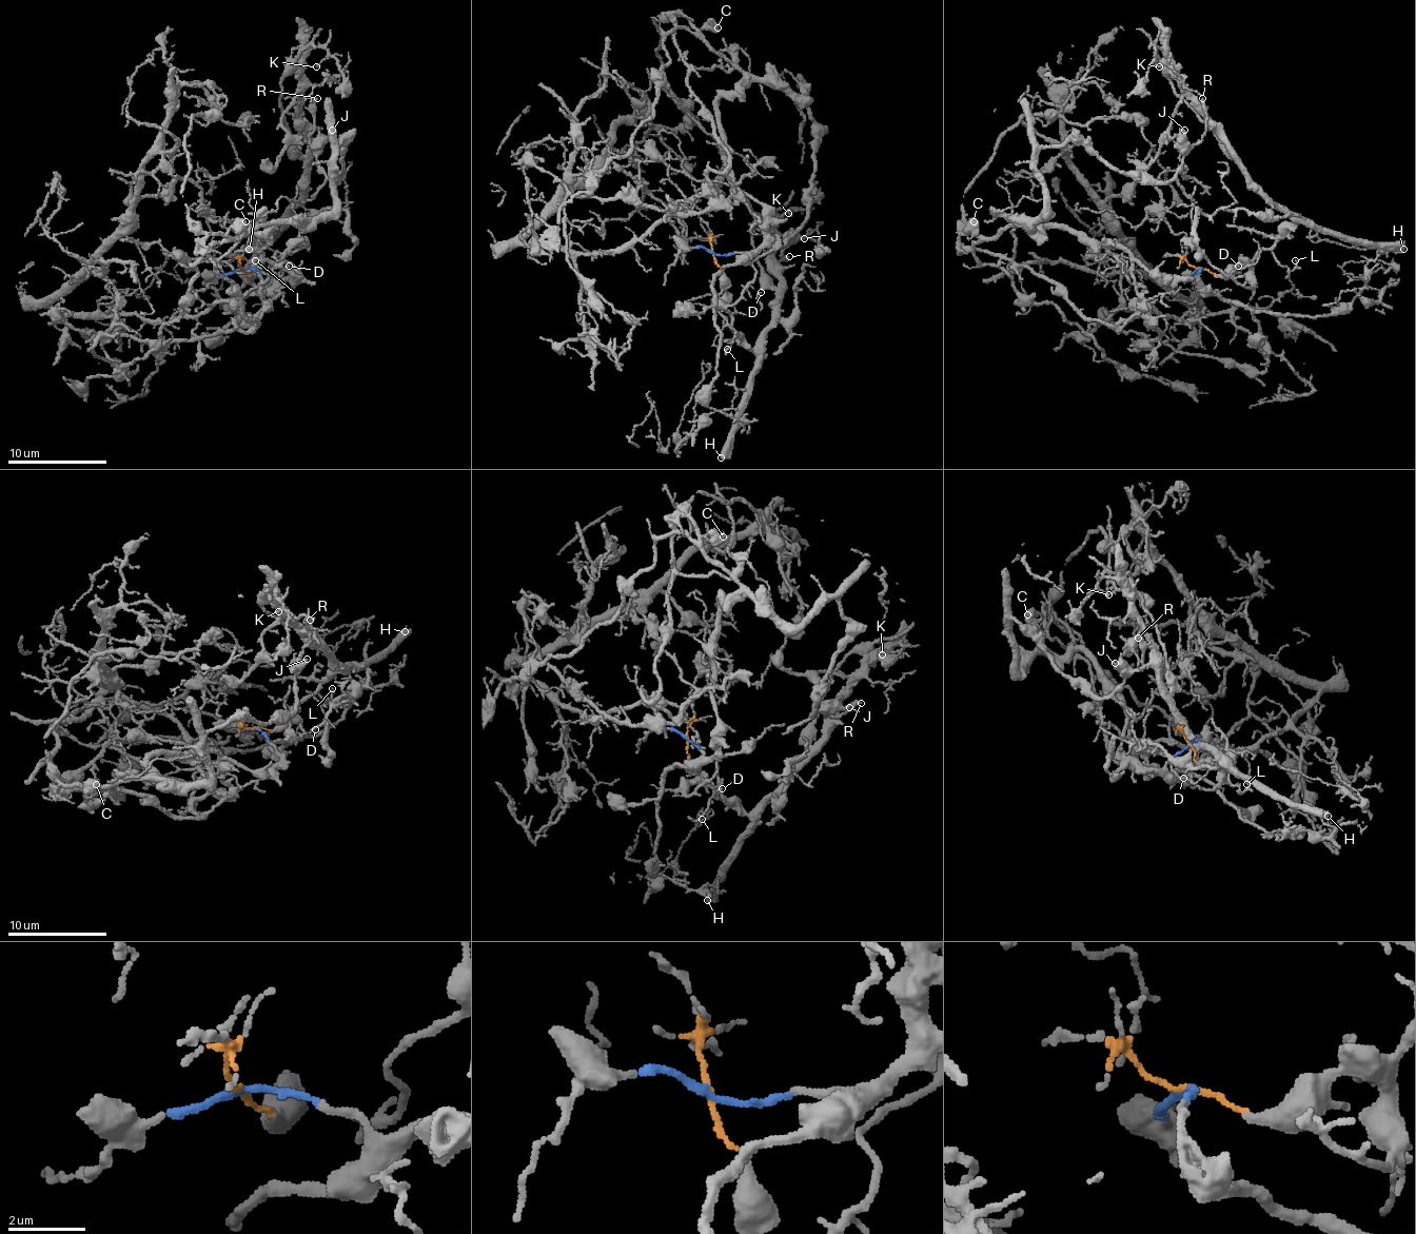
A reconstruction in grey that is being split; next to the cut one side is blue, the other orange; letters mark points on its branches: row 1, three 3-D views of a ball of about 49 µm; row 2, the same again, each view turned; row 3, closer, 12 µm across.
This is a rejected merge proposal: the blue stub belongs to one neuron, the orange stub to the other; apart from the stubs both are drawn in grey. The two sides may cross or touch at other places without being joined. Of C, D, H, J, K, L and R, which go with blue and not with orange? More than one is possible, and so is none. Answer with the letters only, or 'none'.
C, J, R

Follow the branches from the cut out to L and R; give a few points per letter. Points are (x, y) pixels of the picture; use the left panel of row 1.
L: (241, 268), (249, 275), (251, 257), (258, 250), (263, 262), (258, 270), (254, 265), (256, 260)
R: (241, 268), (291, 277), (247, 228), (271, 231), (335, 206), (342, 141), (333, 181), (310, 137), (317, 97)

